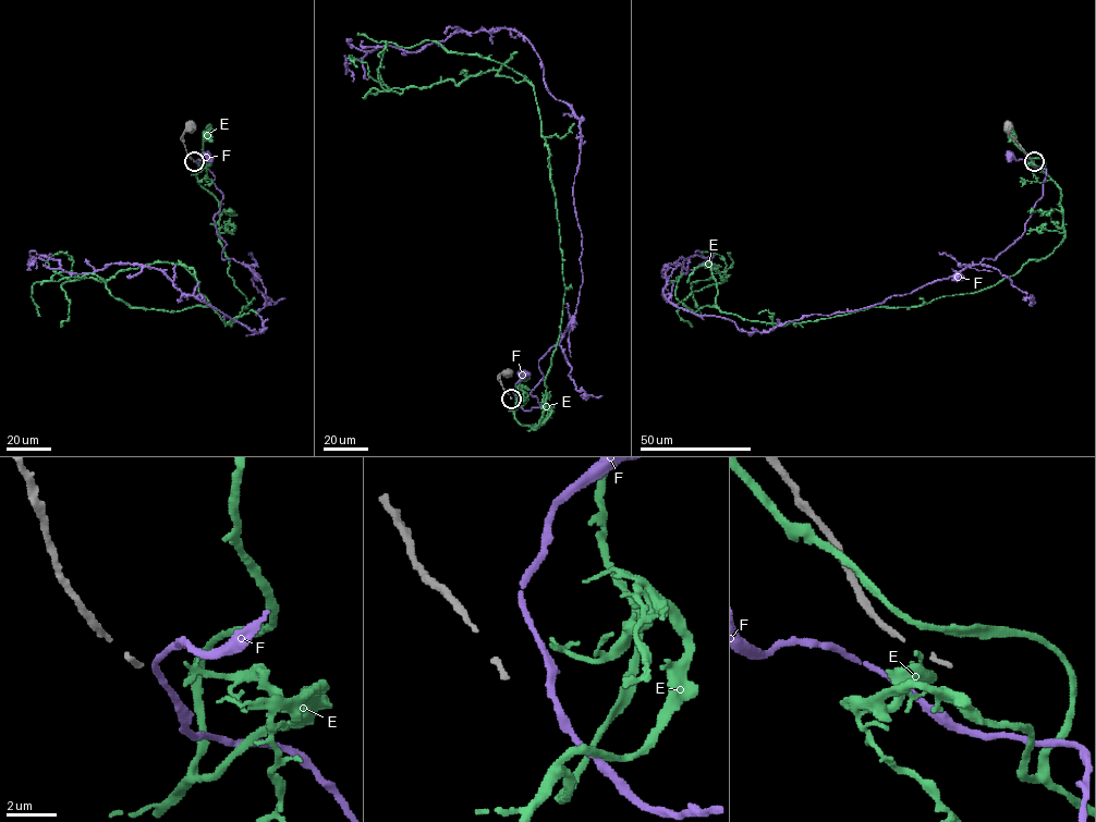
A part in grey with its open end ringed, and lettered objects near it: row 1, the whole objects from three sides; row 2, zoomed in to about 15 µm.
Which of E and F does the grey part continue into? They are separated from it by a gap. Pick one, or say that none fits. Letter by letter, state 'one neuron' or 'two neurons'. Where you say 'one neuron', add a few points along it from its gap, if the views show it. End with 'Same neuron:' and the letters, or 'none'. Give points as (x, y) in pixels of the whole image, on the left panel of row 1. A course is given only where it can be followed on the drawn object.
E: two neurons
F: two neurons
Same neuron: none

